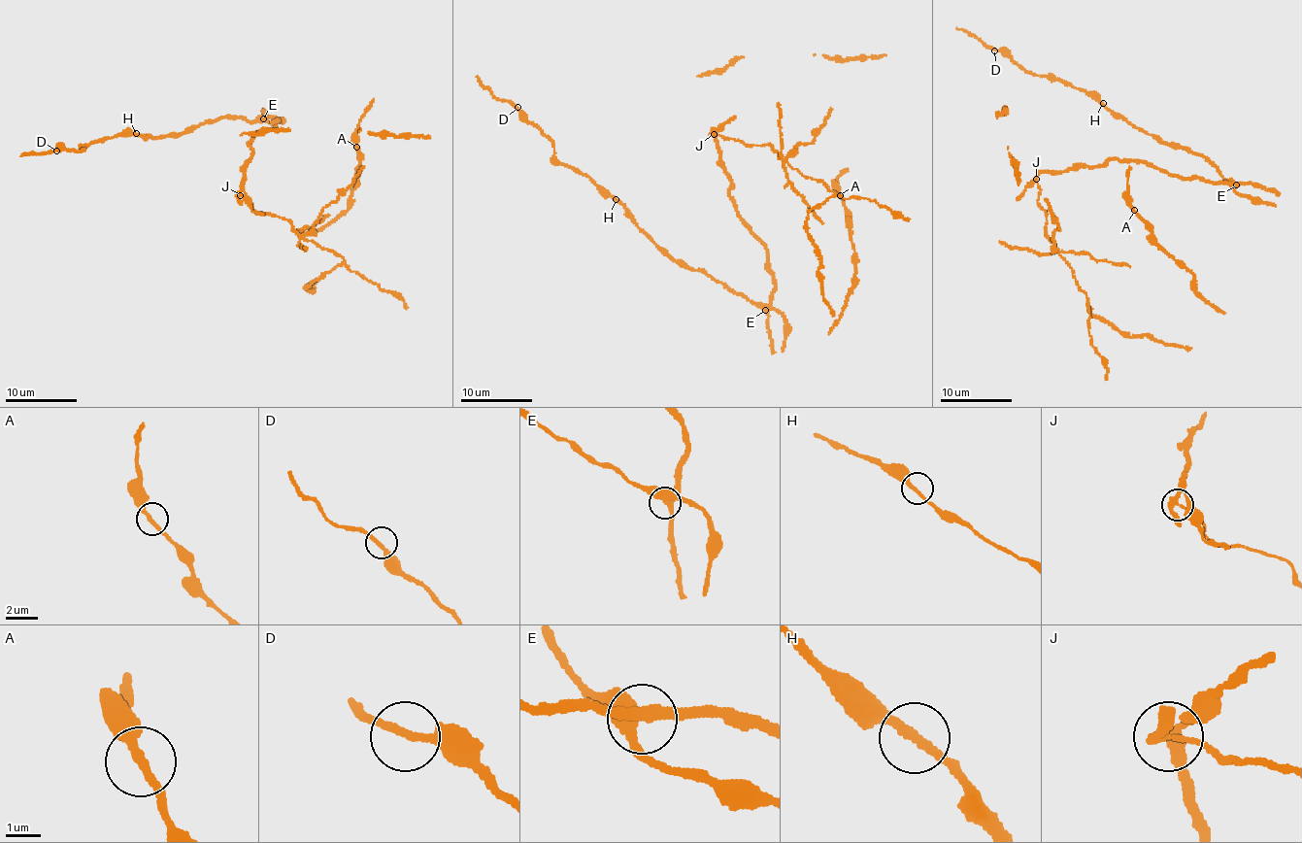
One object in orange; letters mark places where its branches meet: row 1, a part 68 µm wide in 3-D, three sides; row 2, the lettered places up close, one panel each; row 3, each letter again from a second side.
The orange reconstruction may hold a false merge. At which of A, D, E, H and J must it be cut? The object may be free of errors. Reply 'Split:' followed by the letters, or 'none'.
Split: J

